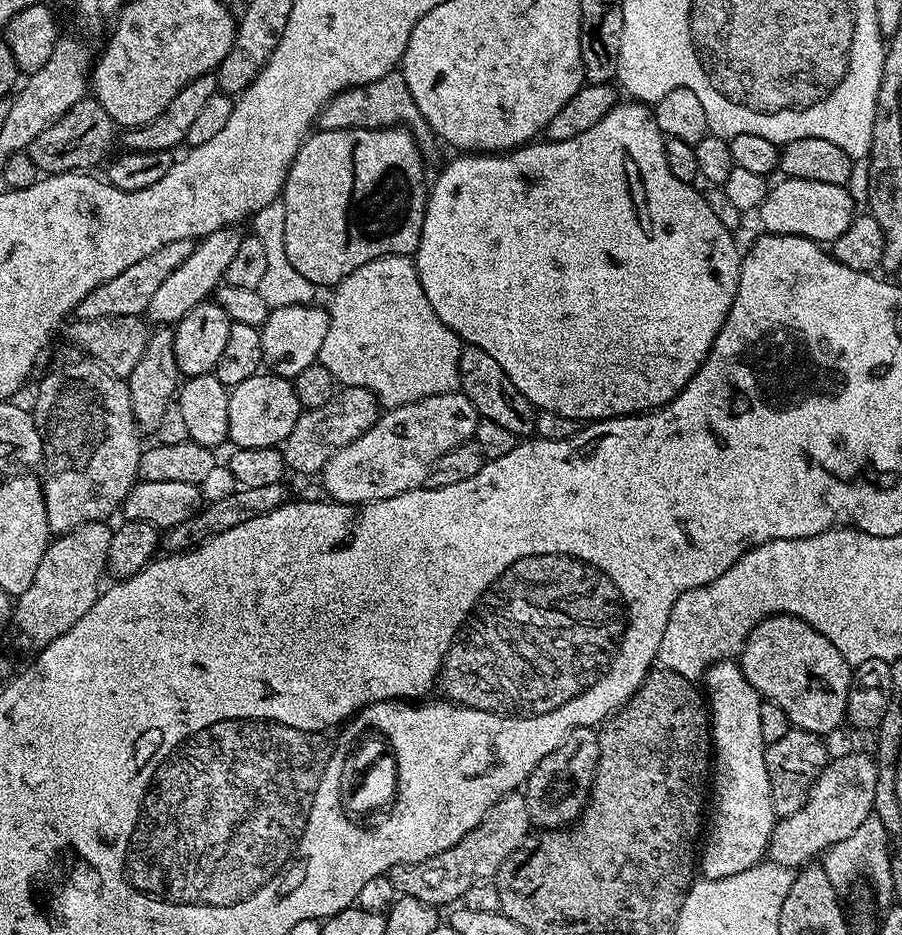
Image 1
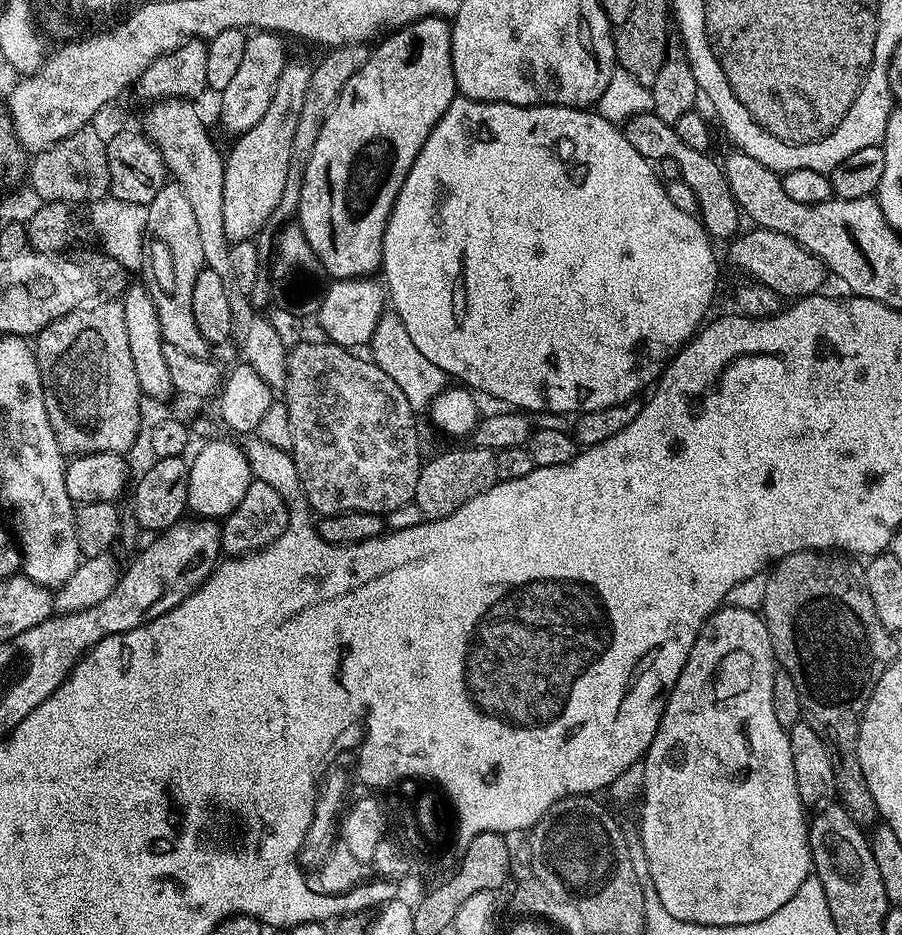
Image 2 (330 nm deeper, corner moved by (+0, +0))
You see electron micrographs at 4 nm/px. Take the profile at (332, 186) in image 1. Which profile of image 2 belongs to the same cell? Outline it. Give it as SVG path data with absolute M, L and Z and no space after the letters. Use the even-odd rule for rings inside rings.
M427 16L421 20L415 20L405 28L395 29L387 38L381 39L377 48L371 49L368 60L357 70L342 86L326 122L322 122L322 130L318 134L318 142L314 142L314 154L310 154L310 162L306 166L306 178L302 182L302 198L298 213L298 230L305 235L311 250L320 259L321 269L332 275L333 281L359 280L373 275L372 271L379 269L382 264L382 250L384 249L384 231L388 225L388 219L392 213L394 202L398 198L398 190L402 190L402 182L406 182L406 174L410 174L410 166L414 166L414 158L422 150L426 138L432 133L432 127L446 114L446 110L457 99L456 79L454 78L454 66L452 65L452 29L449 21L442 16Z

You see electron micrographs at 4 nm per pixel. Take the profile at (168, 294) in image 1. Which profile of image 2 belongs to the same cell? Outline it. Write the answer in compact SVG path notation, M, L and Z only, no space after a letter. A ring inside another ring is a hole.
M296 58L289 59L288 63L284 65L282 74L278 74L278 86L274 90L274 98L270 98L270 107L266 110L266 114L262 114L262 118L258 118L258 122L254 122L254 126L250 126L250 130L239 133L235 137L236 140L232 144L232 149L226 152L226 159L224 161L224 185L222 186L222 222L226 230L226 238L230 242L237 240L252 240L264 228L264 223L267 225L271 221L274 210L278 206L278 198L282 198L282 190L286 190L286 170L290 170L290 145L294 142L294 130L298 127L298 114L302 114L302 101L306 98L306 90L310 86L310 74L312 68L309 65L304 65L302 61Z

